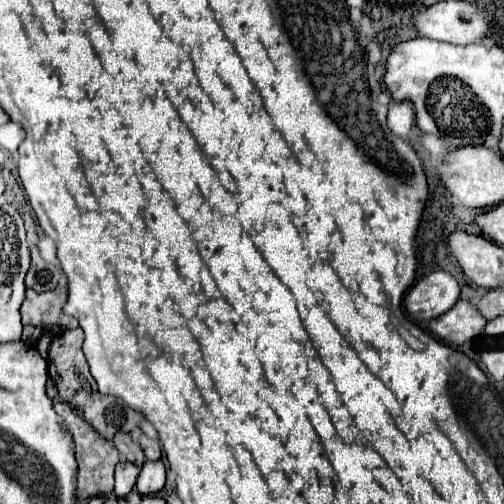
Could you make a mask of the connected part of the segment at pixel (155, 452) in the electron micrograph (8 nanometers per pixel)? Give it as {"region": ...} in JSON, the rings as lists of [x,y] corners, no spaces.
{"region":[[[140,436],[140,446],[146,454],[148,460],[160,460],[160,442],[158,440],[150,440],[148,436]]]}

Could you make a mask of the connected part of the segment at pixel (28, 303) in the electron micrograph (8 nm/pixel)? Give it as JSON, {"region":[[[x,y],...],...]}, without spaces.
{"region":[[[60,284],[56,290],[48,292],[26,290],[26,298],[20,308],[22,324],[34,324],[40,328],[46,324],[70,324],[70,320],[66,320],[62,312],[66,300],[68,300],[66,284]]]}

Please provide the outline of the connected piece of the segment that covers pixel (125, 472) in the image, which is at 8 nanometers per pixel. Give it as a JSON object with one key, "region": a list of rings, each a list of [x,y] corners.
{"region":[[[126,460],[118,462],[118,466],[116,466],[116,488],[114,488],[116,496],[126,496],[134,488],[138,474],[140,474],[140,468],[136,464],[126,462]]]}

